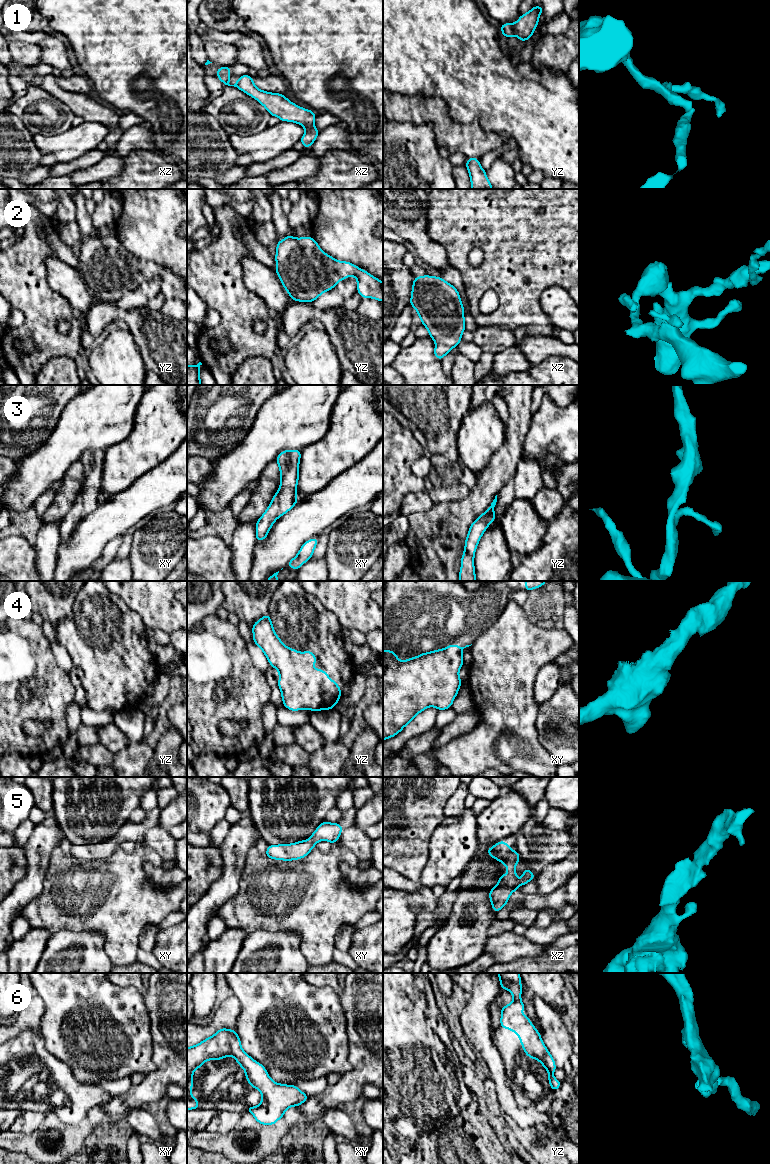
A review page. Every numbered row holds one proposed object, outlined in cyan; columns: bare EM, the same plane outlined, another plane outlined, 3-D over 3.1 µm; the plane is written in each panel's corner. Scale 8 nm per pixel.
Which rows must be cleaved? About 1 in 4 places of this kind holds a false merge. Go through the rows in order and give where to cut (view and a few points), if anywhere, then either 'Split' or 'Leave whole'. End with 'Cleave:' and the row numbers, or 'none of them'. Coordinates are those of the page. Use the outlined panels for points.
1: No split. Leave whole
2: No split. Leave whole
3: No split. Leave whole
4: No split. Leave whole
5: No split. Leave whole
6: No split. Leave whole
Cleave: none of them

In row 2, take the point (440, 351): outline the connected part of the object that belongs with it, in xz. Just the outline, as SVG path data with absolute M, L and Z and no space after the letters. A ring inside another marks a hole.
M441 276L415 277L410 305L435 341L436 359L442 360L461 342L465 331L464 307L459 292Z

